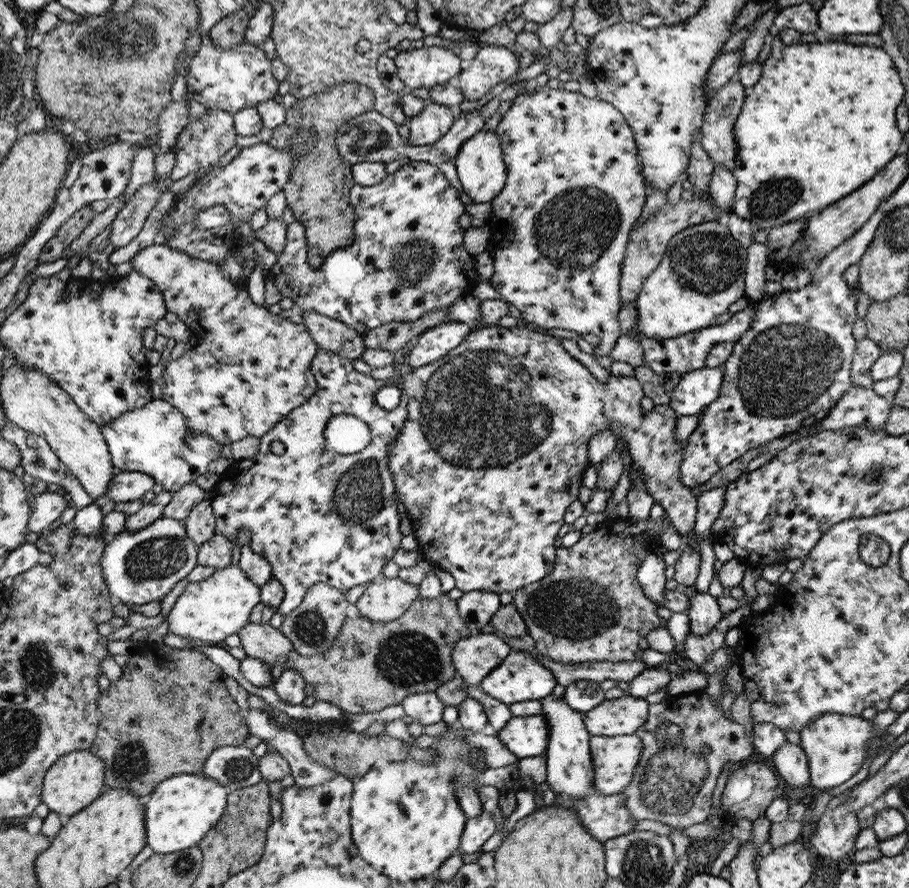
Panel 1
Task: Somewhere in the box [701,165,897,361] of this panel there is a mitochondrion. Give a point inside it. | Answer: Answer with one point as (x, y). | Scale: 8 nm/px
(775, 198)

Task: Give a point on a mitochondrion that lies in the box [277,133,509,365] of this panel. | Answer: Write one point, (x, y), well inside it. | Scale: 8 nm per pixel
(419, 262)

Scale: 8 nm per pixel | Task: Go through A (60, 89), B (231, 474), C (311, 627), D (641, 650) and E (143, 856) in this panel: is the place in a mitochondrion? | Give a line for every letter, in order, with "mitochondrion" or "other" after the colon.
A: other
B: other
C: mitochondrion
D: other
E: other

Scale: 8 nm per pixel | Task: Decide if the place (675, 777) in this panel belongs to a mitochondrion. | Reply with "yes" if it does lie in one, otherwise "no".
yes

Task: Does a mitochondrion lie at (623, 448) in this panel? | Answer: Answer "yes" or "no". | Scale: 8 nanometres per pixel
no

